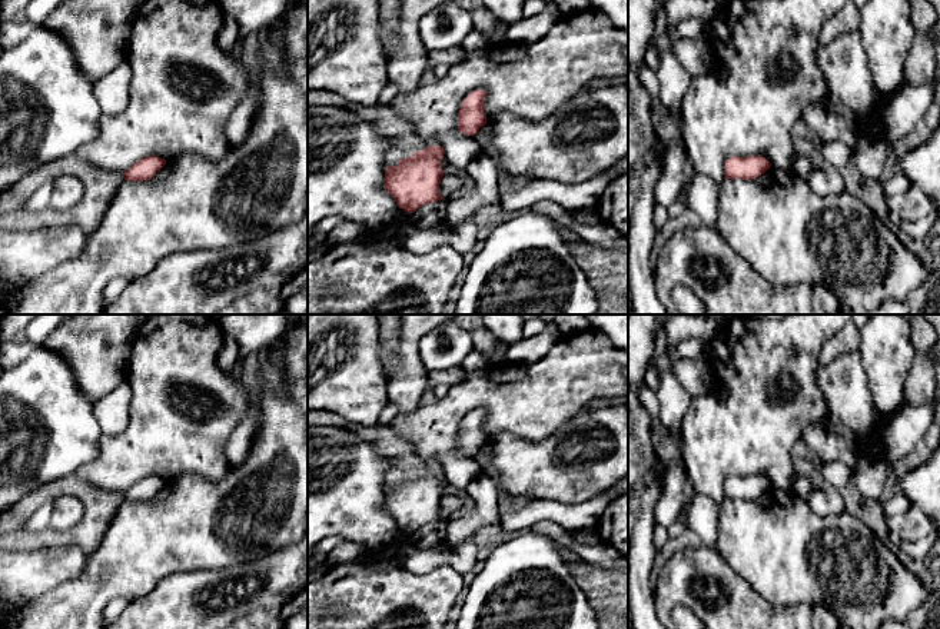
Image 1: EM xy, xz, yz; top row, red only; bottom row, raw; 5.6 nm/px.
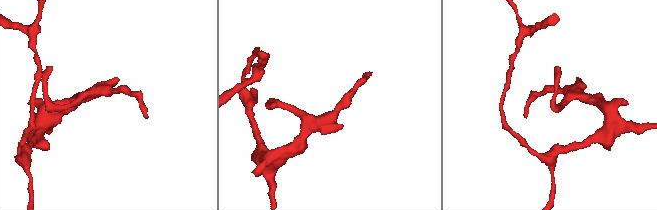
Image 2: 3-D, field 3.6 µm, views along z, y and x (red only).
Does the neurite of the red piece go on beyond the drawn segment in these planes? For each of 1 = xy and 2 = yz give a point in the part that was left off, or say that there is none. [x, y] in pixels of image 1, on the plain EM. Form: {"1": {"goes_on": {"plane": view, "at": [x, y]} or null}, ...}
{"1": {"goes_on": null}, "2": {"goes_on": null}}

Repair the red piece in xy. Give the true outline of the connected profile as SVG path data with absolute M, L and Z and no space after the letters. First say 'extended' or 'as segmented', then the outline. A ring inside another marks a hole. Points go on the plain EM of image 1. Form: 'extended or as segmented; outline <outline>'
as segmented; outline M147 476L137 483L134 483L132 487L129 487L123 497L124 500L130 502L143 502L149 500L166 485L166 480L159 476Z

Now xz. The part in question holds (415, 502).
as segmented; outline M434 465L399 480L396 487L386 486L383 506L399 529L411 535L428 523L444 519L439 515L442 477L444 469Z

